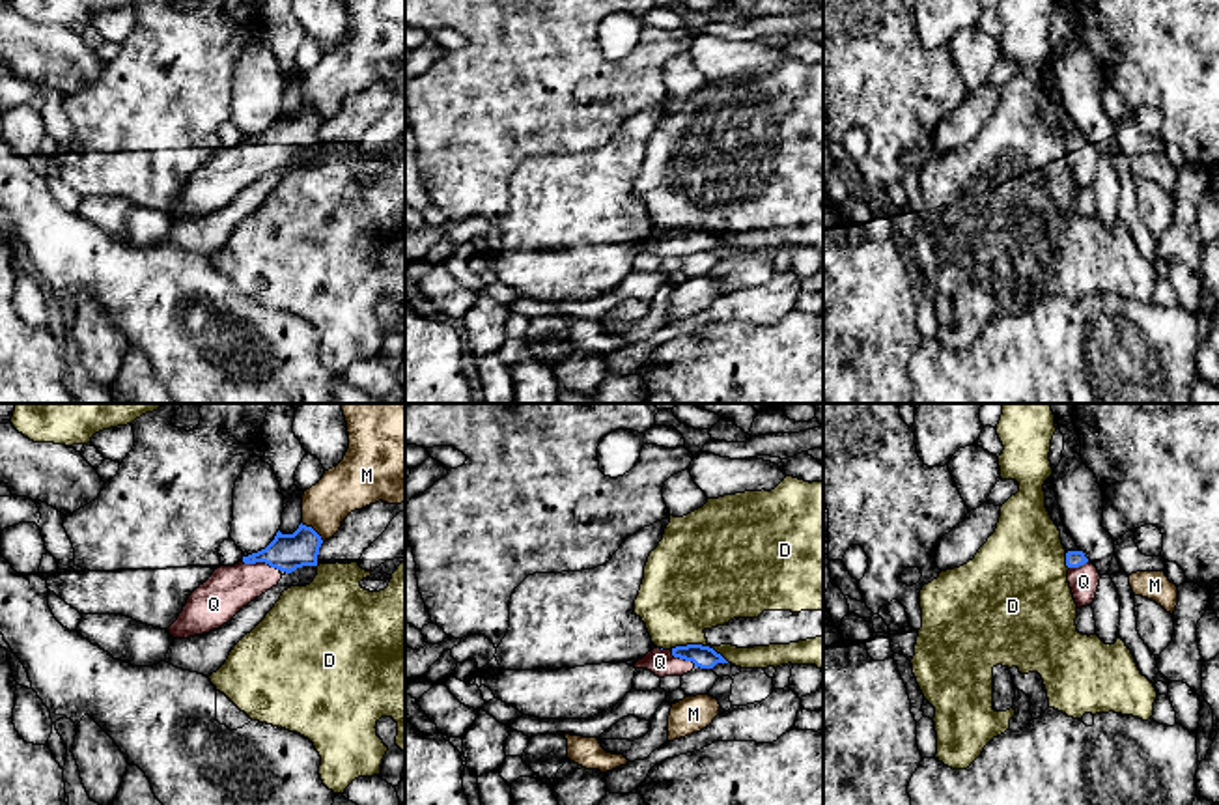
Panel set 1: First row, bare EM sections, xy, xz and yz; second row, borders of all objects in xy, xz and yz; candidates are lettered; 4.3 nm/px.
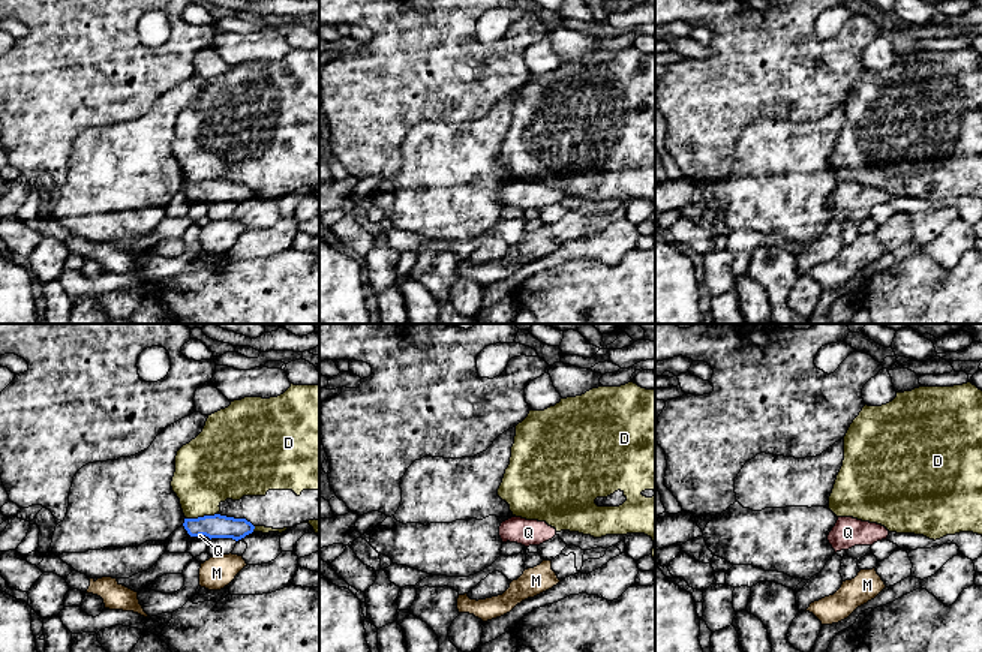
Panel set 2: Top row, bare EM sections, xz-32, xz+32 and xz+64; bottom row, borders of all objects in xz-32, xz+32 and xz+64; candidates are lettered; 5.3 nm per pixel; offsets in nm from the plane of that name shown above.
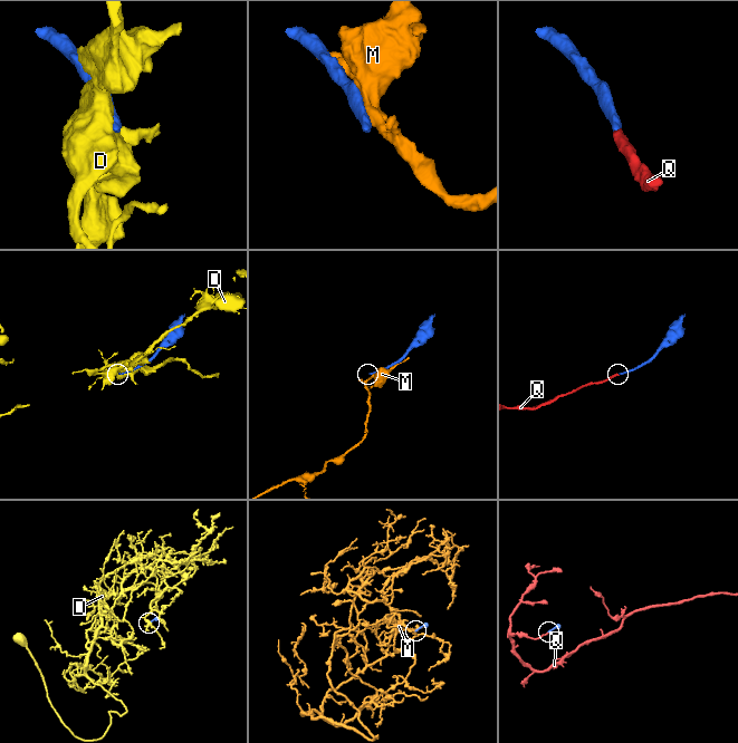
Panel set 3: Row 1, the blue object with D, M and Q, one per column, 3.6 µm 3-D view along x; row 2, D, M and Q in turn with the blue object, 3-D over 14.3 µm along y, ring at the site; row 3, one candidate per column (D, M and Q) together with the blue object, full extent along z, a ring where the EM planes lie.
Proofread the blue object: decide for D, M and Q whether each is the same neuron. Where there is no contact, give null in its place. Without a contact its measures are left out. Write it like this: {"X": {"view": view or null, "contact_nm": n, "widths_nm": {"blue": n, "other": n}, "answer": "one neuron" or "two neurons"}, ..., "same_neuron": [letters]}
{"D": {"view": "xz", "contact_nm": 260, "widths_nm": {"blue": 100, "other": 380}, "answer": "two neurons"}, "M": {"view": "xy", "contact_nm": 130, "widths_nm": {"blue": 160, "other": 220}, "answer": "two neurons"}, "Q": {"view": "xy", "contact_nm": 170, "widths_nm": {"blue": 160, "other": 200}, "answer": "one neuron"}, "same_neuron": ["Q"]}

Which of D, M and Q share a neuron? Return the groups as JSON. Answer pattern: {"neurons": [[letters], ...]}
{"neurons": [["D"], ["M"], ["Q"]]}

